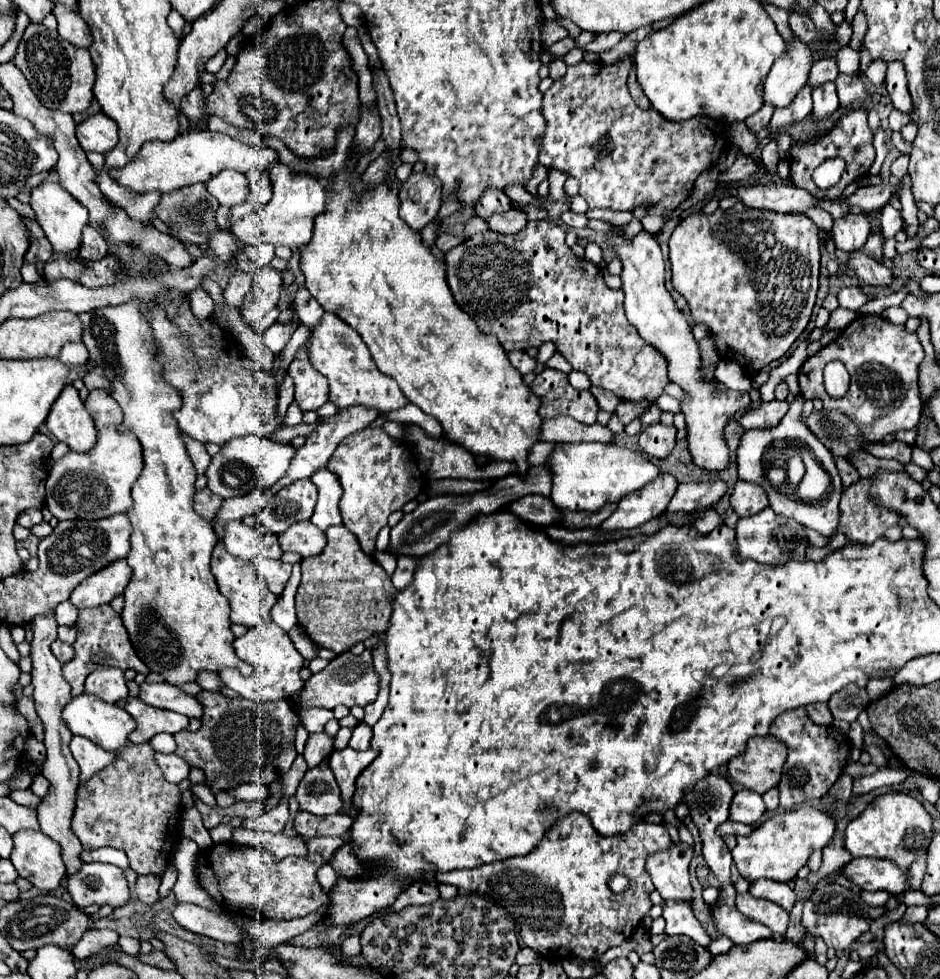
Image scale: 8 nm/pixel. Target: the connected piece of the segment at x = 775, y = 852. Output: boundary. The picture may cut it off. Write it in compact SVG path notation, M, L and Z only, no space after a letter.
M798 807L788 813L778 813L756 827L750 835L738 837L736 847L732 849L732 859L738 867L738 873L754 883L756 879L772 879L778 883L788 883L796 879L796 873L802 865L806 865L810 853L814 849L822 849L834 835L836 821L832 815L814 809L814 807Z

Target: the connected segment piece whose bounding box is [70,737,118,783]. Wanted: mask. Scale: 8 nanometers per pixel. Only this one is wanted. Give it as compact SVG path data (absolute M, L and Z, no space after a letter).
M72 737L70 751L80 765L80 777L78 777L80 783L86 783L94 773L98 773L100 769L110 765L110 761L114 761L118 755L118 751L100 749L98 745L94 745L92 741L88 741L84 737Z

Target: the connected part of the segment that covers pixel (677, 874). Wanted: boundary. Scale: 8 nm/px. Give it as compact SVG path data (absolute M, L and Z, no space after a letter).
M672 843L668 849L656 851L646 859L646 871L654 881L654 887L662 895L662 899L692 899L692 885L690 885L690 873L688 865L692 859L692 847L686 843Z

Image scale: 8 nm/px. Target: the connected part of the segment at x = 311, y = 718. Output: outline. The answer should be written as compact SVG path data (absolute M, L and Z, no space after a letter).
M300 709L300 719L302 725L308 733L322 733L324 725L334 717L330 709Z

